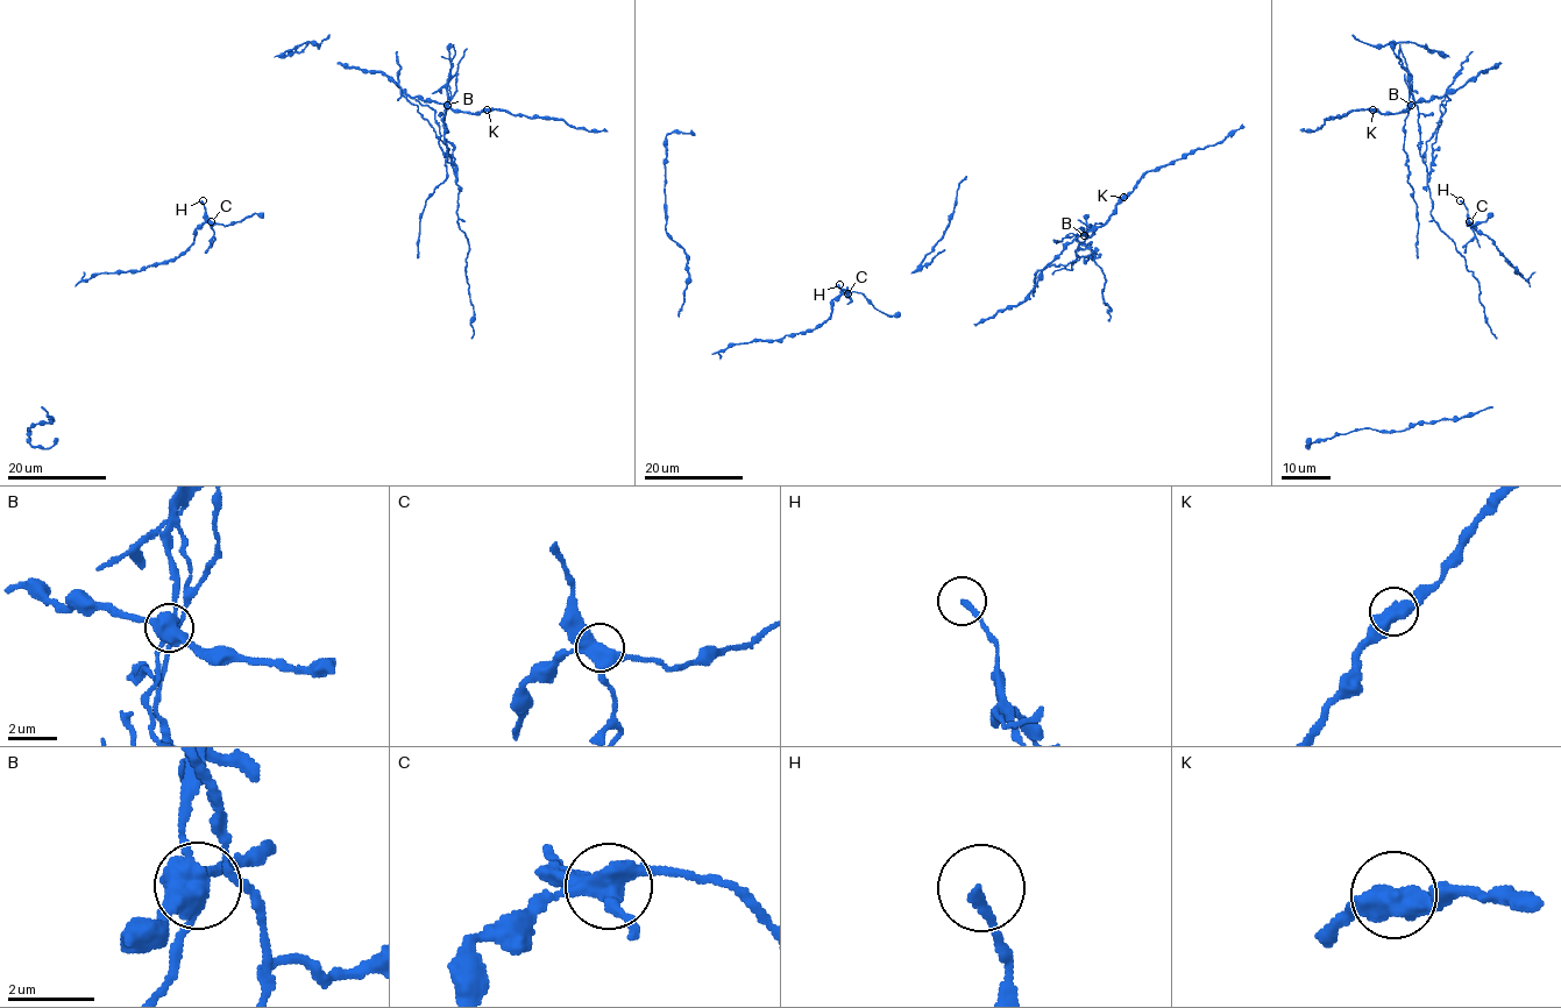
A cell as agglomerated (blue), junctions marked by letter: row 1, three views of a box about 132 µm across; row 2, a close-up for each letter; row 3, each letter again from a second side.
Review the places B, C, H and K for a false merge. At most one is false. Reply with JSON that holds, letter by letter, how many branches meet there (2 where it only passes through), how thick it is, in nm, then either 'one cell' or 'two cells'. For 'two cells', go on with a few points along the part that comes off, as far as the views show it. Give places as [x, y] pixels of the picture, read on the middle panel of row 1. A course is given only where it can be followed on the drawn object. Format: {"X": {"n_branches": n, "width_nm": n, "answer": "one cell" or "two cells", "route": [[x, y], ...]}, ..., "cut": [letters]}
{"B": {"n_branches": 4, "width_nm": 500, "answer": "two cells", "route": [[1084, 235], [1080, 243], [1090, 243], [1095, 254], [1094, 262], [1106, 278], [1102, 297], [1109, 309], [1108, 320]]}, "C": {"n_branches": 4, "width_nm": 460, "answer": "one cell"}, "H": {"n_branches": 1, "width_nm": 220, "answer": "one cell"}, "K": {"n_branches": 2, "width_nm": 550, "answer": "one cell"}, "cut": ["B"]}

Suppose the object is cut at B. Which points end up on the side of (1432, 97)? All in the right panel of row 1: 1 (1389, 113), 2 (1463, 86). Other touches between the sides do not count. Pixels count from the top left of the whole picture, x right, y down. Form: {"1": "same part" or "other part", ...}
{"1": "same part", "2": "same part"}

